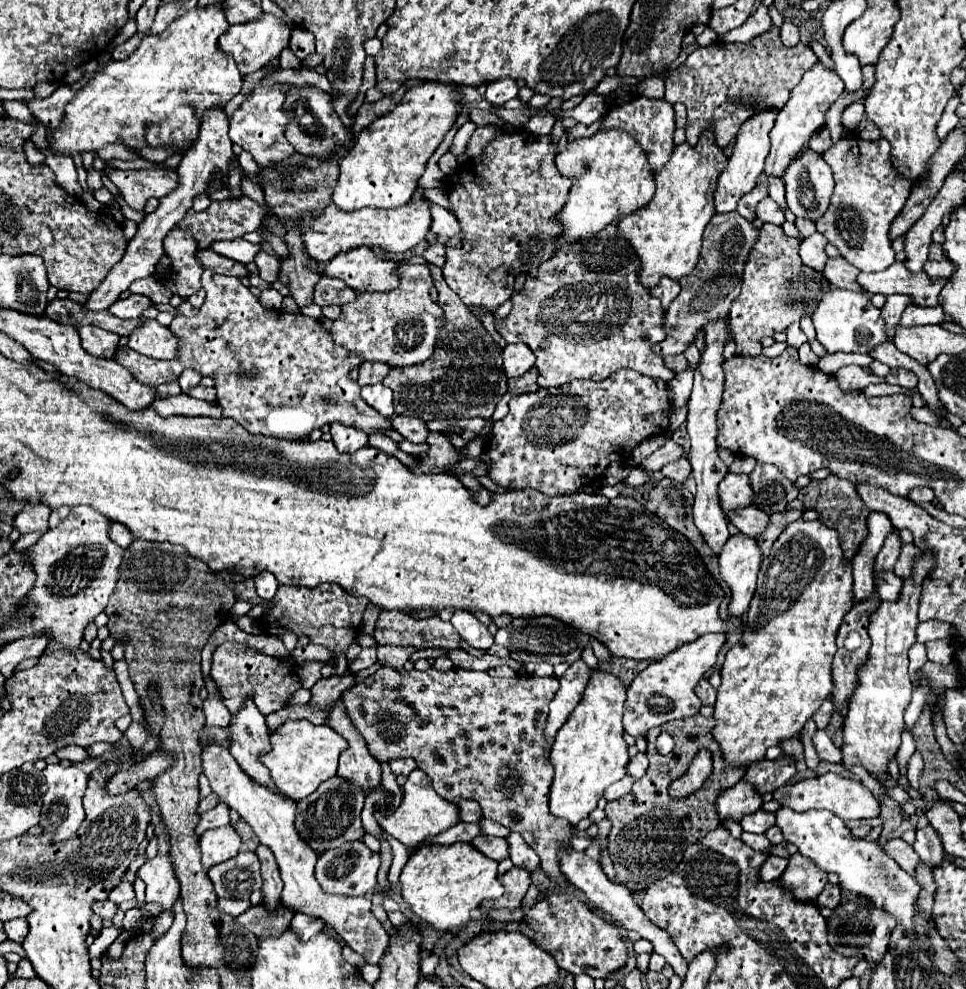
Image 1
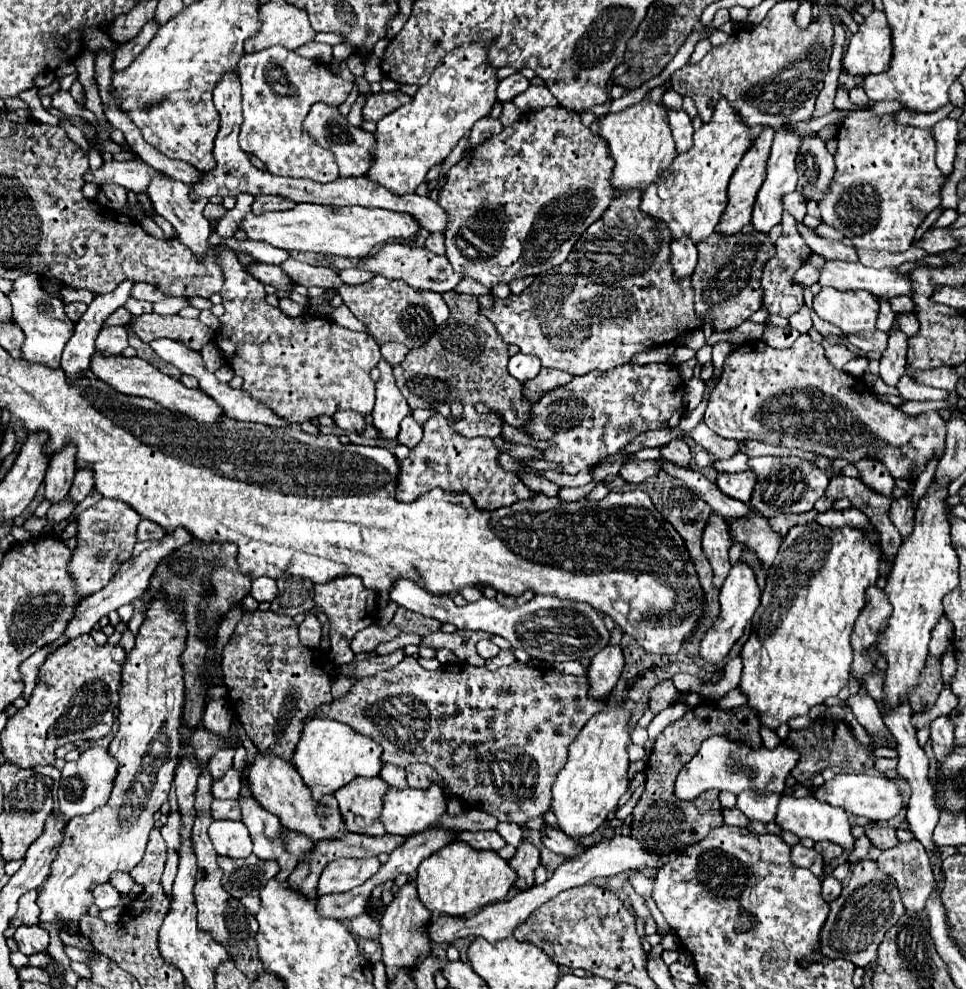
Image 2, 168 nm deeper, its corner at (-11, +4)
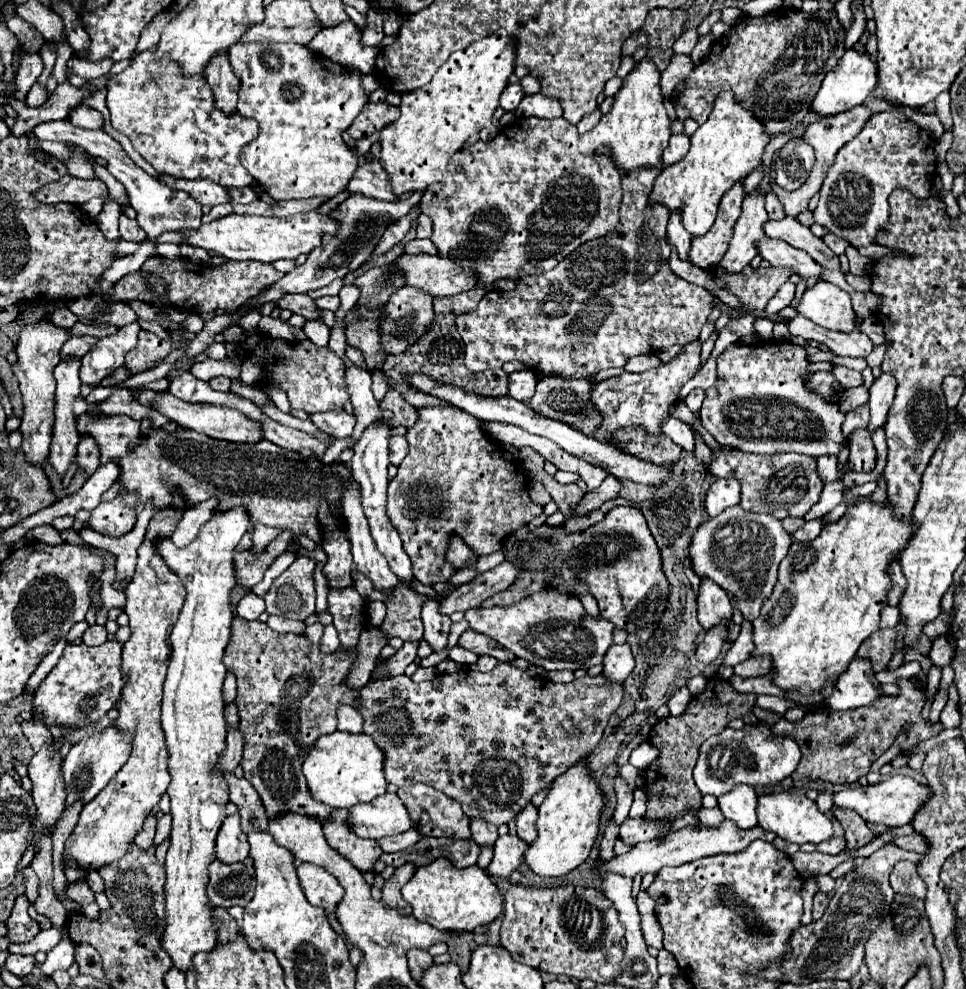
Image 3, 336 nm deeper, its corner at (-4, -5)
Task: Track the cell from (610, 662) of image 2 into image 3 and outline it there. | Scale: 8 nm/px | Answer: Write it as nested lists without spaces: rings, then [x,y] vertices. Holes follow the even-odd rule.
[[[612,644],[604,656],[602,674],[610,682],[624,682],[634,670],[634,658],[628,644]]]

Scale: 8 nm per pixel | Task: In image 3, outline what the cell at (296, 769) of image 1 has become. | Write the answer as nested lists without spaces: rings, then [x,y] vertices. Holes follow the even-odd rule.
[[[336,730],[320,736],[320,740],[314,742],[304,758],[302,772],[316,802],[332,808],[352,808],[358,802],[370,802],[386,792],[388,782],[382,774],[382,762],[384,754],[370,736]]]

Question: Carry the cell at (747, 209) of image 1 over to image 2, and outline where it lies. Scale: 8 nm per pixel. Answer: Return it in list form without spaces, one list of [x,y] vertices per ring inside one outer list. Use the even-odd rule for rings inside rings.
[[[781,127],[773,139],[773,147],[771,147],[771,155],[767,159],[767,175],[765,181],[757,193],[757,201],[753,205],[753,215],[751,215],[751,225],[755,229],[755,233],[769,233],[773,225],[781,223],[781,213],[783,213],[783,195],[793,193],[797,187],[797,171],[795,171],[795,157],[797,157],[797,149],[799,143],[803,141],[803,137],[797,137],[793,133],[789,133],[785,127]]]

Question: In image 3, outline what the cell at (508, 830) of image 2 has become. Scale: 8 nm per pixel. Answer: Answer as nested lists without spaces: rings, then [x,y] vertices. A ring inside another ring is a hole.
[[[472,820],[470,824],[472,830],[472,840],[476,840],[480,846],[494,848],[494,840],[498,838],[498,828],[492,828],[492,824],[484,824],[482,820]]]

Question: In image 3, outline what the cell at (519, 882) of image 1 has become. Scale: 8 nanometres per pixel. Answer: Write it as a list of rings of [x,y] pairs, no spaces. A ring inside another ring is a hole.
[[[500,836],[494,846],[494,858],[488,866],[488,872],[496,878],[510,878],[514,870],[524,864],[524,852],[528,850],[528,844],[520,840],[518,836]]]

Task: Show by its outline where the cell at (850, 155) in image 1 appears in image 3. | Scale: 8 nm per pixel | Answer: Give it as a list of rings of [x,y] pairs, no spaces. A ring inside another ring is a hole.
[[[900,110],[874,114],[858,136],[838,150],[820,188],[820,202],[814,210],[814,220],[828,232],[848,240],[854,248],[870,246],[890,220],[888,196],[896,188],[906,188],[920,200],[930,198],[936,172],[934,164],[934,138],[922,132],[920,126],[910,122]]]

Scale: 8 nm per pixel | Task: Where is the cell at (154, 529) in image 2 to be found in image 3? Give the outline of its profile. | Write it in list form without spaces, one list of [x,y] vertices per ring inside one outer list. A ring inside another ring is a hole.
[[[234,508],[234,512],[212,516],[208,524],[202,526],[200,534],[192,544],[186,548],[176,548],[172,540],[160,538],[156,540],[156,552],[162,556],[162,560],[168,564],[168,568],[182,580],[186,588],[186,602],[180,610],[180,618],[172,628],[170,634],[170,646],[172,656],[168,664],[168,676],[164,682],[164,700],[162,700],[162,730],[166,734],[168,744],[168,772],[170,772],[170,786],[168,796],[172,800],[172,832],[170,832],[170,848],[166,856],[166,926],[164,934],[160,938],[162,948],[172,958],[172,964],[180,968],[180,972],[188,972],[188,966],[192,964],[194,954],[198,952],[212,952],[216,948],[216,934],[212,924],[212,914],[206,908],[210,902],[206,896],[206,866],[214,860],[214,838],[220,830],[222,820],[226,818],[224,804],[228,802],[228,784],[224,784],[224,778],[214,772],[216,760],[224,750],[226,744],[226,724],[224,724],[224,702],[222,702],[222,684],[226,678],[226,666],[222,664],[222,654],[230,638],[230,622],[232,622],[232,610],[230,610],[230,590],[236,586],[234,580],[234,568],[232,568],[232,550],[240,542],[240,538],[248,530],[248,516],[240,512],[240,508]]]

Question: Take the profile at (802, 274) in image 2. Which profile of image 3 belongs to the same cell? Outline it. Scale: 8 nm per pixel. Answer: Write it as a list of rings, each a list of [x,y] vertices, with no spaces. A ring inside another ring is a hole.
[[[792,282],[782,284],[780,290],[778,290],[778,292],[770,298],[770,302],[766,304],[764,314],[766,314],[766,316],[772,316],[772,314],[776,314],[778,310],[782,310],[784,306],[788,306],[790,300],[794,298],[794,292],[796,292],[796,284],[792,284]]]

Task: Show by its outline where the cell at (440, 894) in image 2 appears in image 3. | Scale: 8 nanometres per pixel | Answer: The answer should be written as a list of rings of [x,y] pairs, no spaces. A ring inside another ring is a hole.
[[[436,858],[434,862],[416,868],[412,880],[402,888],[402,896],[412,906],[412,914],[418,920],[428,922],[440,930],[470,932],[478,926],[490,924],[502,912],[502,896],[492,882],[494,880],[488,878],[488,872],[478,864],[456,868],[448,858]]]

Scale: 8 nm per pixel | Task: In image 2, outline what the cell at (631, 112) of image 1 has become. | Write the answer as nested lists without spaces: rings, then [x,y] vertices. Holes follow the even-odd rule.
[[[669,109],[669,125],[673,131],[677,153],[685,153],[693,145],[693,127],[689,115],[685,111]]]

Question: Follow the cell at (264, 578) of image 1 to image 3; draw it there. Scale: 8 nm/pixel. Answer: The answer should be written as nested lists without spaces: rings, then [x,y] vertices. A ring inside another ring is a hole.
[[[248,592],[240,602],[238,602],[238,610],[236,614],[240,618],[246,618],[246,620],[258,620],[258,616],[266,610],[266,604],[260,596],[256,596],[254,592]]]

